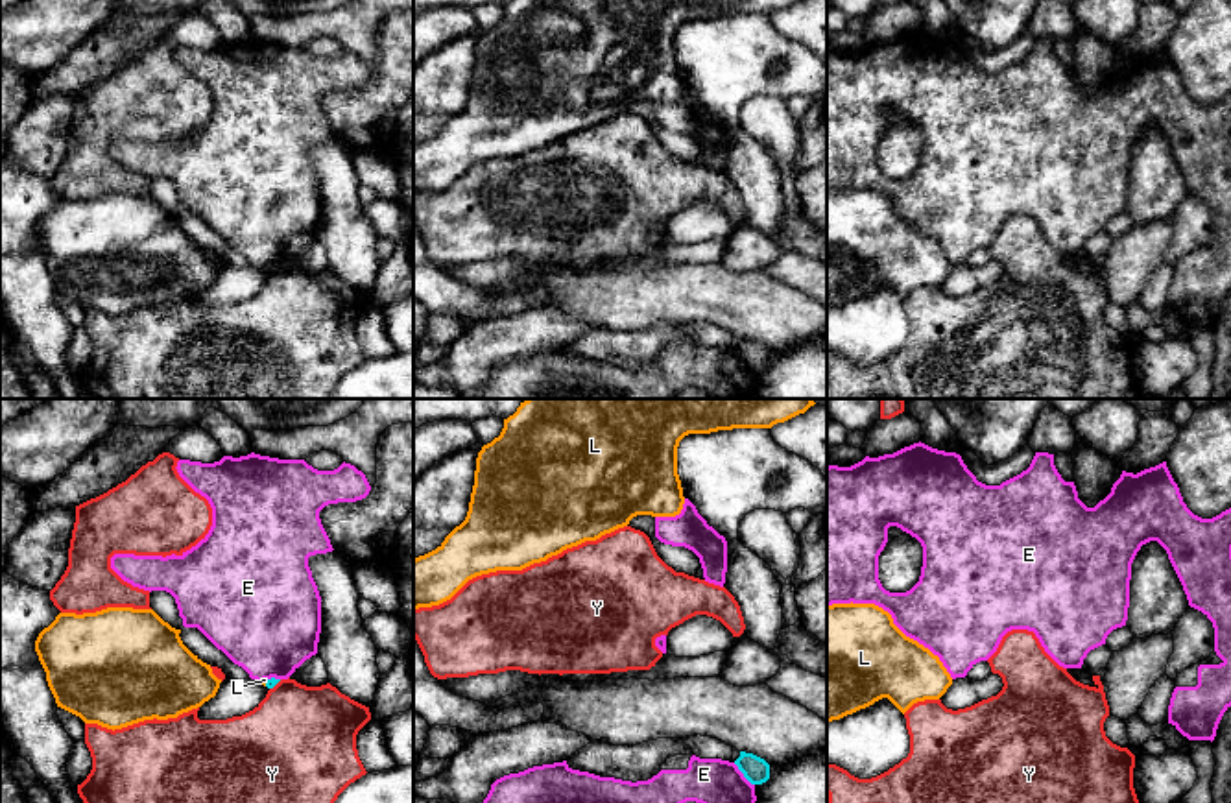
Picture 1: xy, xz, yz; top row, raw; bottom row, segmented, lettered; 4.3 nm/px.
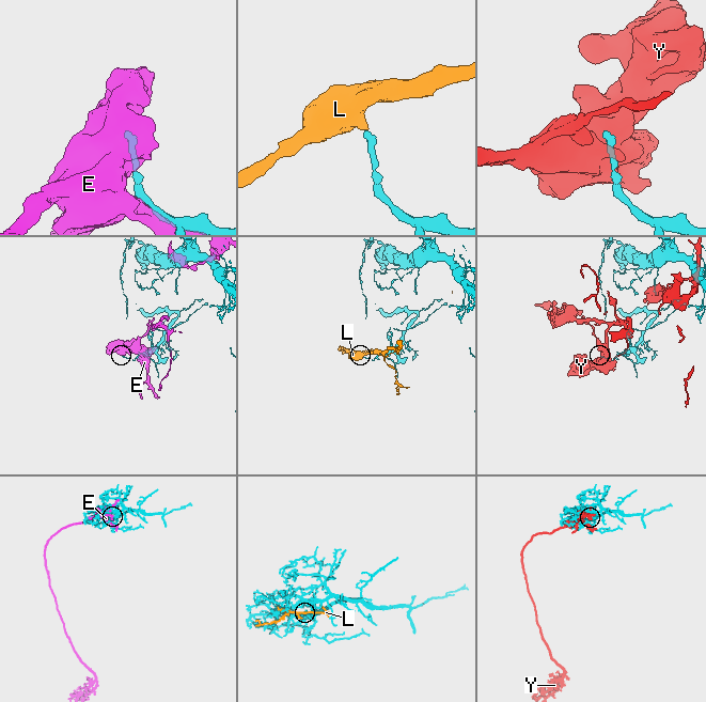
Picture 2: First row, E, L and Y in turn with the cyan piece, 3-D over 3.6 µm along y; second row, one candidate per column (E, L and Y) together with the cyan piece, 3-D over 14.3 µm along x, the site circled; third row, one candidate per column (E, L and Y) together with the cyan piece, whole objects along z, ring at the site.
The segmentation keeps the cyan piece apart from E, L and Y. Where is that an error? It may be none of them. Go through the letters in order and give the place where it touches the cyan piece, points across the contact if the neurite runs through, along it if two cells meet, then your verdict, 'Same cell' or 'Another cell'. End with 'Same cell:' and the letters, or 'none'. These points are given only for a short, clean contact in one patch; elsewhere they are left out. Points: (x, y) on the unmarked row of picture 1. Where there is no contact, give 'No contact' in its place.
E: Touches cyan at xz (742, 359). Another cell
L: Touches cyan at xy (266, 270). Boundary: xy (264, 266), (266, 272). Another cell
Y: Touches cyan at xy (275, 270). Another cell
Same cell: none

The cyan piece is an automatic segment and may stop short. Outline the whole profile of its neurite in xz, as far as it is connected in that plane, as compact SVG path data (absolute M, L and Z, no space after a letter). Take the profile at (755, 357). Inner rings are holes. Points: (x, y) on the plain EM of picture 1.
M740 338L735 351L751 371L762 371L770 366L770 351L753 340Z

